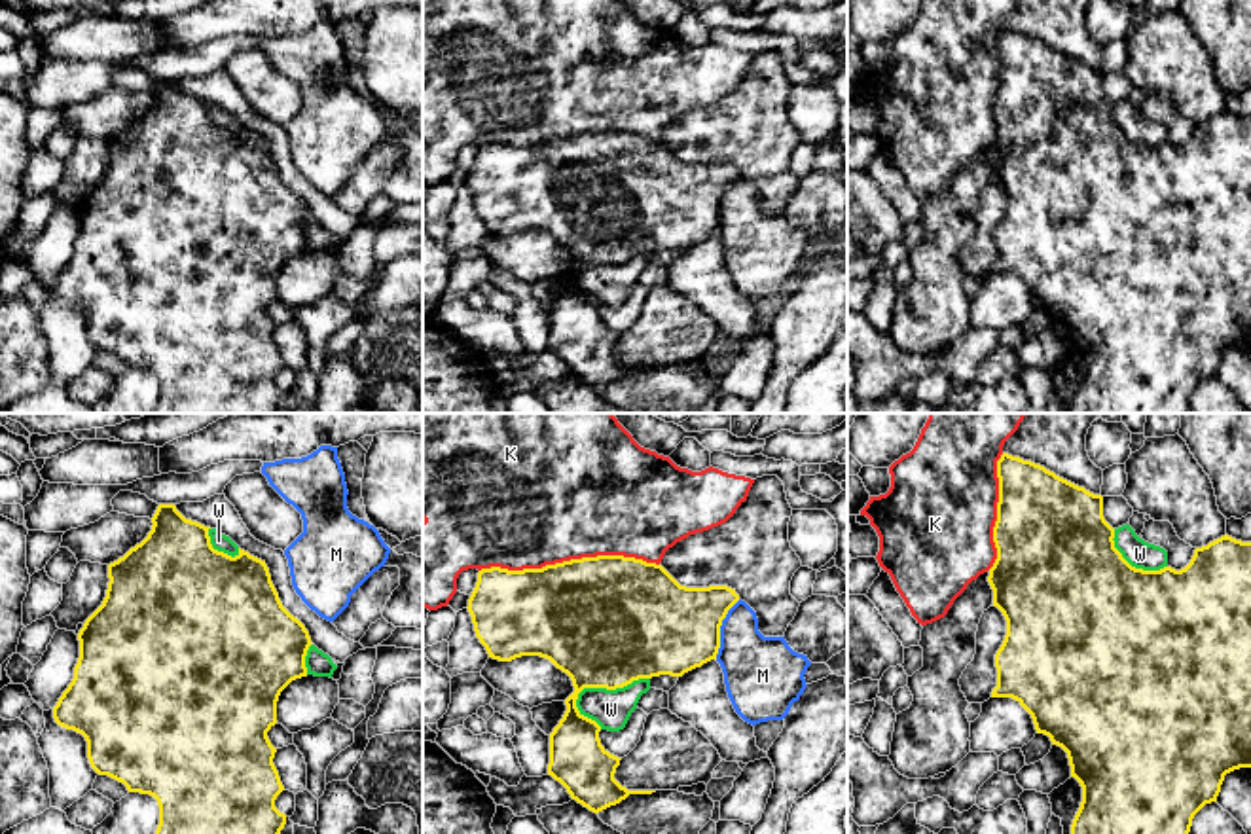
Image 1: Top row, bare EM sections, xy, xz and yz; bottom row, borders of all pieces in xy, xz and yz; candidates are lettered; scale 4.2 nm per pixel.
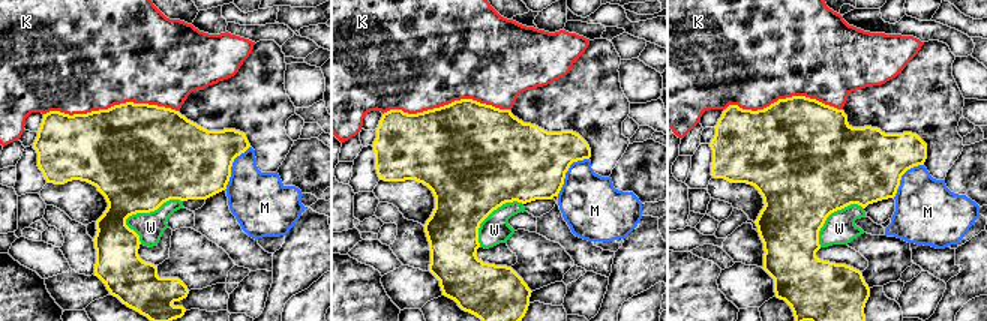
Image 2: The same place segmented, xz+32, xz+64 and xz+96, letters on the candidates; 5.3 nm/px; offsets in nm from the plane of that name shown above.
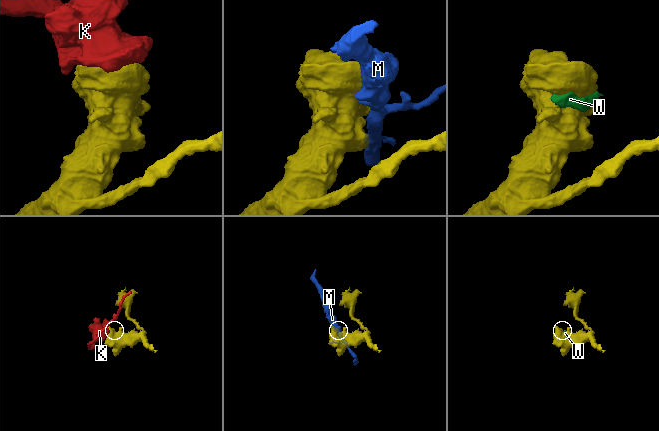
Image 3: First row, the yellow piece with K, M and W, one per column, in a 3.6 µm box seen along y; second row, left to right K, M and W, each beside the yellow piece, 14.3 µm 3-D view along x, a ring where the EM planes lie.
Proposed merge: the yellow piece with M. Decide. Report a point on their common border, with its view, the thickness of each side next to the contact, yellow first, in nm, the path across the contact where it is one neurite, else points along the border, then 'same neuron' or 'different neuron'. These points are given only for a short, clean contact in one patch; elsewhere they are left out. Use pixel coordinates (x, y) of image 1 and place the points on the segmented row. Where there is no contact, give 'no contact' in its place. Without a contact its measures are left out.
contact xz (719, 630); calibres 400 and 300 nm; different neuron

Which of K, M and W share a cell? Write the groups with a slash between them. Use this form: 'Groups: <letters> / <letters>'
Groups: K / M / W

